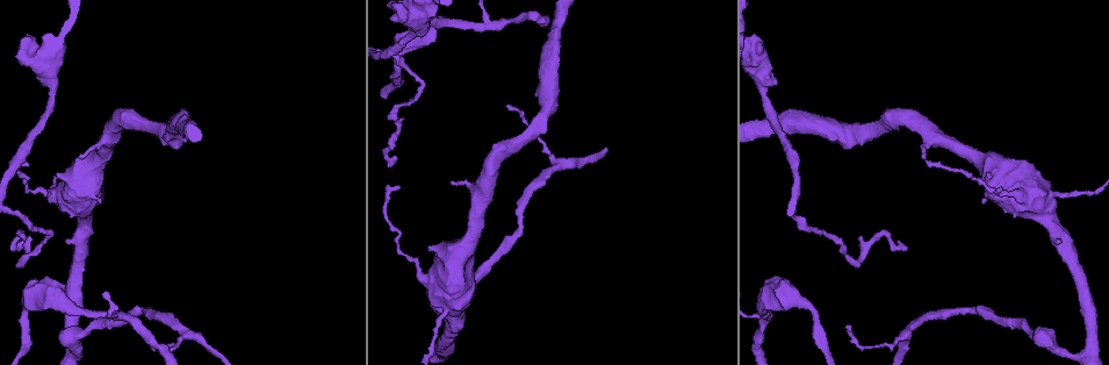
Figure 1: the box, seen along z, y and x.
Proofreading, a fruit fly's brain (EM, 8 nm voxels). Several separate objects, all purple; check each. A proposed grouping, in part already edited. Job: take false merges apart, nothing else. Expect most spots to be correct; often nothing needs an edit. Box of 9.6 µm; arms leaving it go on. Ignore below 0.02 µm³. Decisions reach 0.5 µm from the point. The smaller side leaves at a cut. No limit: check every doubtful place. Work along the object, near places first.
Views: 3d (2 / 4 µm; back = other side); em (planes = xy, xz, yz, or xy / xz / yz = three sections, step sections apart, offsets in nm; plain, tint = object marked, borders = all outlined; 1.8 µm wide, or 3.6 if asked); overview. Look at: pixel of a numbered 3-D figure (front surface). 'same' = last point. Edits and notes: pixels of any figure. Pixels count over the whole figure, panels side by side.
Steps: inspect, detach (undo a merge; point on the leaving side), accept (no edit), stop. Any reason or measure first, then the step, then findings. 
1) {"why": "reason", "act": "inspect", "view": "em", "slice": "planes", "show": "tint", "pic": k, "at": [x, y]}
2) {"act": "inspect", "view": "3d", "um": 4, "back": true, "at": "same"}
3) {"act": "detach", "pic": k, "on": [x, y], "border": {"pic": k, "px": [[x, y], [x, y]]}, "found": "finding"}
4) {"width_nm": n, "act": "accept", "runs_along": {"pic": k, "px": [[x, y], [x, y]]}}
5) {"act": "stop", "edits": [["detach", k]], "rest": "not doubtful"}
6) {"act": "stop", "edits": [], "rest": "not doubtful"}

{"why": "sharp bend", "act": "inspect", "view": "3d", "um": 4, "pic": 1, "at": [395, 113]}

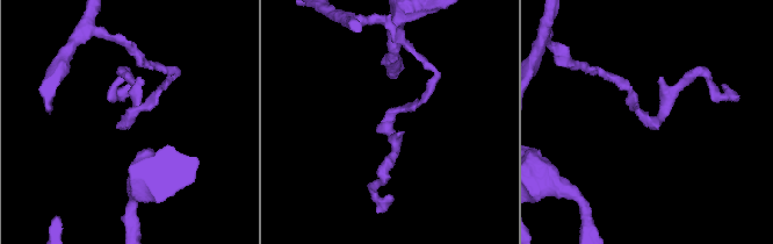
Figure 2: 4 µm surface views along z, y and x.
{"why": "need the tissue", "act": "inspect", "view": "em", "slice": "yz", "step": 4, "show": "tint", "pic": 2, "at": [649, 117]}

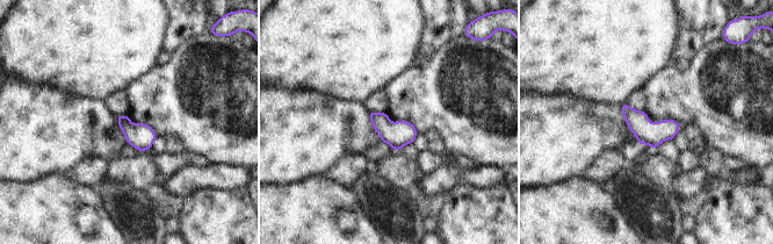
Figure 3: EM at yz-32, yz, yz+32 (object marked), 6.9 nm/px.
{"why": "another direction", "act": "inspect", "view": "em", "slice": "planes", "show": "tint", "at": "same"}

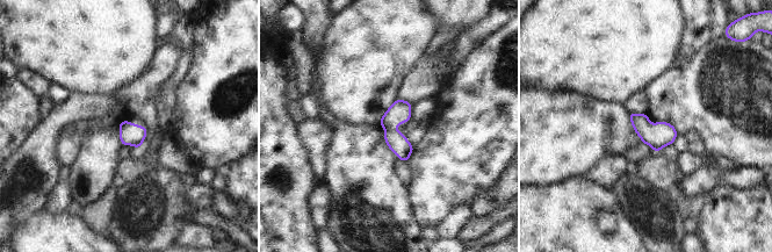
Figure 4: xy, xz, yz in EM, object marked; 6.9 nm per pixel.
{"act": "accept", "found": "continuous, no second neuron"}

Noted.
{"why": "arms part here", "act": "inspect", "view": "3d", "um": 2, "pic": 1, "at": [114, 312]}

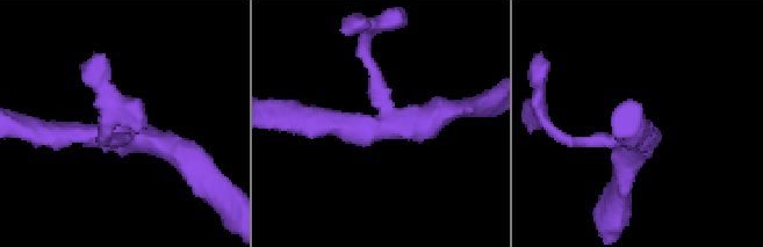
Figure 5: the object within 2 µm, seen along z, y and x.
{"arms": 3, "why": "need the tissue", "act": "inspect", "view": "em", "slice": "planes", "show": "tint", "pic": 5, "at": [374, 126]}

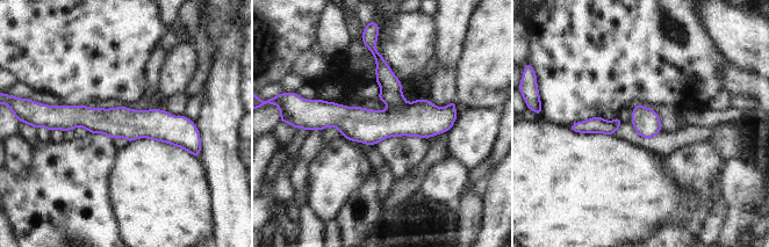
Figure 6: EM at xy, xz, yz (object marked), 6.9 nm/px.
{"act": "accept", "found": "continuous, no second neuron"}

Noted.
{"why": "abrupt turn", "act": "inspect", "view": "em", "um": 3.6, "slice": "xy", "step": 8, "show": "tint", "pic": 1, "at": [1034, 202]}

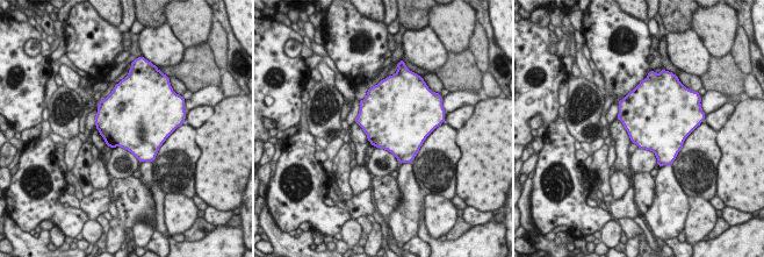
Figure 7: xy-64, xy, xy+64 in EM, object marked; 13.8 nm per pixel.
{"act": "inspect", "view": "em", "um": 3.6, "slice": "planes", "show": "tint", "at": "same"}

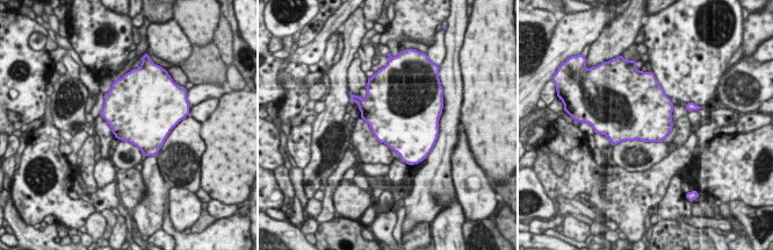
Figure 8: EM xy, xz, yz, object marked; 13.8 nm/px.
{"width_nm": 800, "act": "accept", "found": "all the same neuron"}

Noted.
{"act": "stop", "edits": [], "rest": "not doubtful"}

